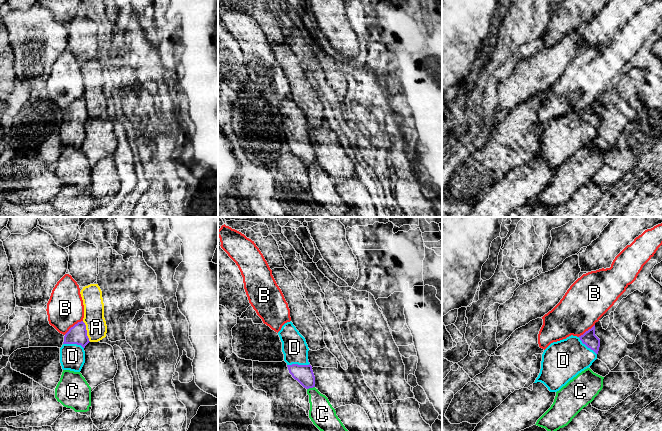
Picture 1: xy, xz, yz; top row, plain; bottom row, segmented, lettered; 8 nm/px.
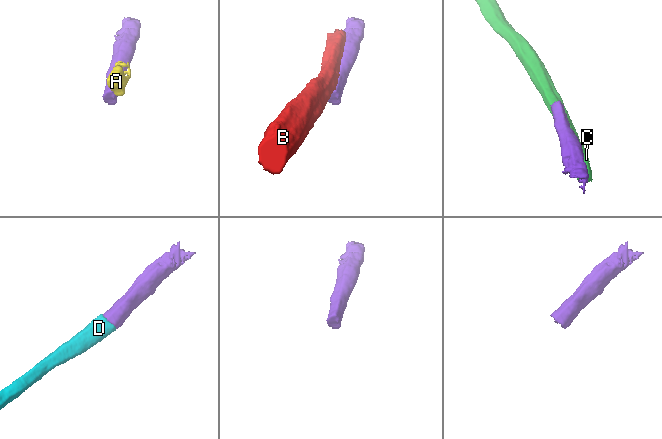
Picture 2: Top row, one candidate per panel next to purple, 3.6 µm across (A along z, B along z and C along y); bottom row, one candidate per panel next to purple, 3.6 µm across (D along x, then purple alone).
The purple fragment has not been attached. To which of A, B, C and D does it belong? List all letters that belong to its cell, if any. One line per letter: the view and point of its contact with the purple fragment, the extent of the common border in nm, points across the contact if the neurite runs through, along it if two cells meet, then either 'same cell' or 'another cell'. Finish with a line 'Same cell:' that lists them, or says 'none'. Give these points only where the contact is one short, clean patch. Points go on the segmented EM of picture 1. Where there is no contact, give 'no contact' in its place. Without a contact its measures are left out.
A: xy (86, 331) | 180 nm | along xy (82, 321), (90, 341) | another cell
B: xy (74, 325) | 190 nm | another cell
C: xz (310, 387) | 70 nm | along xz (314, 386), (307, 389) | another cell
D: xz (297, 364) | 180 nm | across xz (303, 374), (297, 364), (294, 347) | same cell
Same cell: D

